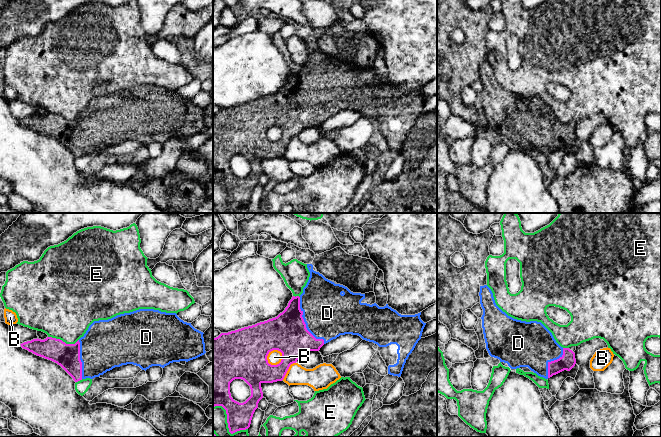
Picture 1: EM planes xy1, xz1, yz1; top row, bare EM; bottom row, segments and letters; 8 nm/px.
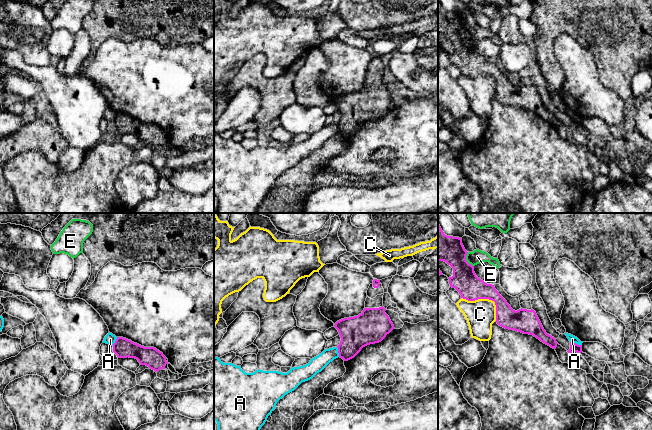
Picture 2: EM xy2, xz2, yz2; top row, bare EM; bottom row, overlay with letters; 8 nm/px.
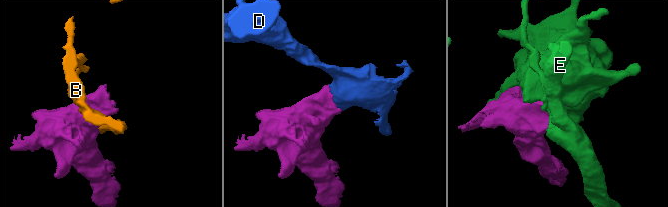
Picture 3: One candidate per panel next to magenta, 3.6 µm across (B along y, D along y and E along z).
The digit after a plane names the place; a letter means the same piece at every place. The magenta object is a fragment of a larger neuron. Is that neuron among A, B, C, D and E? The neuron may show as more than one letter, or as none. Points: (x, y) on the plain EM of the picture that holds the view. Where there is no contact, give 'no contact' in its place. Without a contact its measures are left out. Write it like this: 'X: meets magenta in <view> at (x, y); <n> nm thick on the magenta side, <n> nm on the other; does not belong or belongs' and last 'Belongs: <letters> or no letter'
A: meets magenta in yz2 at (576, 120); 70 nm thick on the magenta side, 60 nm on the other; does not belong
B: meets magenta in xz1 at (277, 140); 320 nm thick on the magenta side, 120 nm on the other; does not belong
C: meets magenta in yz2 at (487, 74); 200 nm thick on the magenta side, 240 nm on the other; does not belong
D: meets magenta in xz1 at (304, 99); 320 nm thick on the magenta side, 400 nm on the other; belongs
E: meets magenta in xy1 at (62, 117); 190 nm thick on the magenta side, 480 nm on the other; does not belong
Belongs: D

